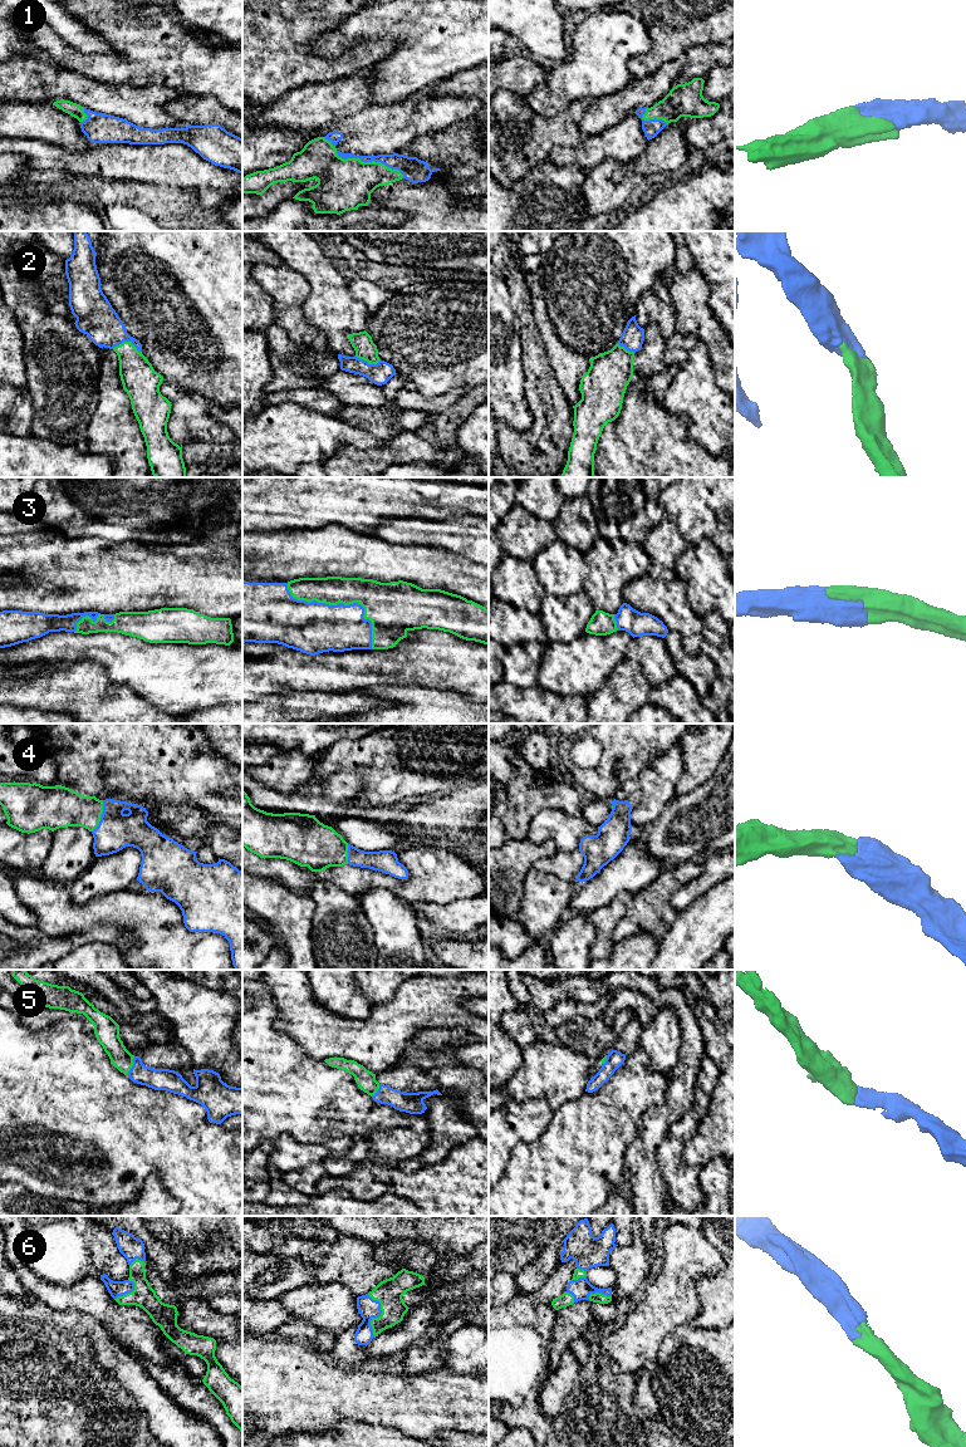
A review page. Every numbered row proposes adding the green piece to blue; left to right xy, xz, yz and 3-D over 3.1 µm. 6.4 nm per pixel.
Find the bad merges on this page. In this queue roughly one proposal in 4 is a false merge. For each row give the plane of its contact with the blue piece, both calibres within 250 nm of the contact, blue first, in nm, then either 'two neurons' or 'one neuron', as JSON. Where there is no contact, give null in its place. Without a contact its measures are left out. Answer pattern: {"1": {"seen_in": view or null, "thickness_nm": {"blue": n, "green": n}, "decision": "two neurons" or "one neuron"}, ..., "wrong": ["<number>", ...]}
{"1": {"seen_in": "xz", "thickness_nm": {"blue": 120, "green": 340}, "decision": "one neuron"}, "2": {"seen_in": "xy", "thickness_nm": {"blue": 240, "green": 220}, "decision": "one neuron"}, "3": {"seen_in": "xz", "thickness_nm": {"blue": 320, "green": 220}, "decision": "one neuron"}, "4": {"seen_in": "xy", "thickness_nm": {"blue": 240, "green": 260}, "decision": "one neuron"}, "5": {"seen_in": "xy", "thickness_nm": {"blue": 140, "green": 140}, "decision": "one neuron"}, "6": {"seen_in": "xz", "thickness_nm": {"blue": 130, "green": 170}, "decision": "one neuron"}, "wrong": []}

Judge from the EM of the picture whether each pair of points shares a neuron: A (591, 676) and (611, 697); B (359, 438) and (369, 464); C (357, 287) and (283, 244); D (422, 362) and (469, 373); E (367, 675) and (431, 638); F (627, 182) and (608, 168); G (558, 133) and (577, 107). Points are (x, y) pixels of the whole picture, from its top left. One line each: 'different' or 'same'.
A: different
B: different
C: different
D: same
E: same
F: same
G: same

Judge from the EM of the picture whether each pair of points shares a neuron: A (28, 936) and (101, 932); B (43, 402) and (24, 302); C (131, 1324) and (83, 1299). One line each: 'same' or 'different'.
A: same
B: same
C: same

